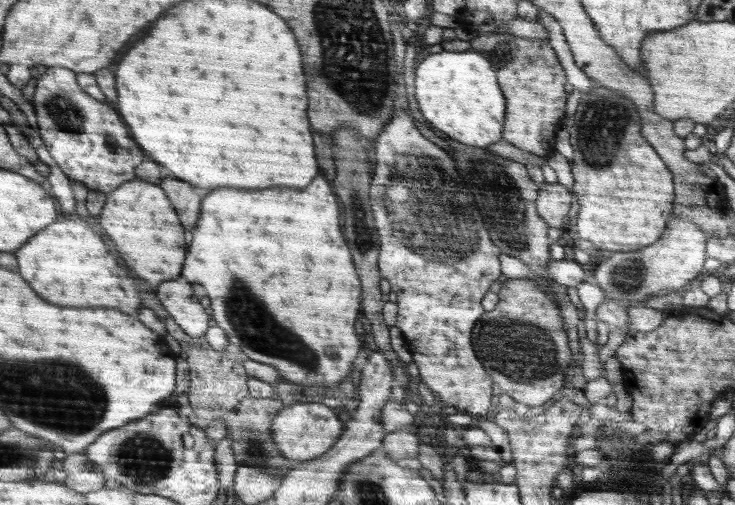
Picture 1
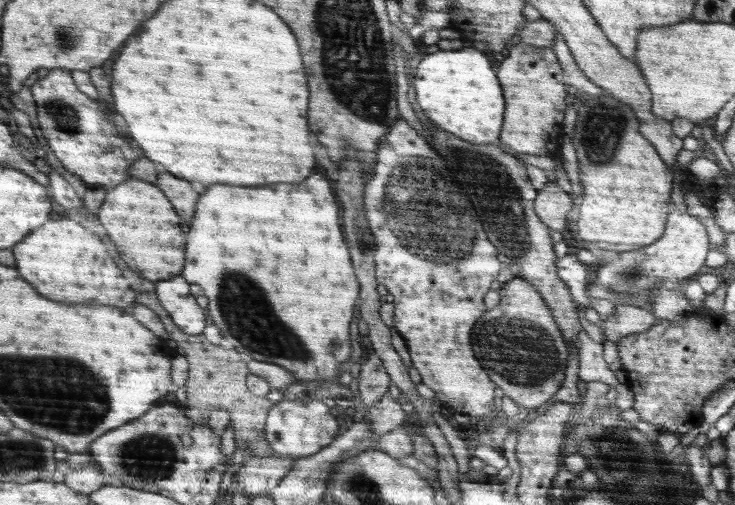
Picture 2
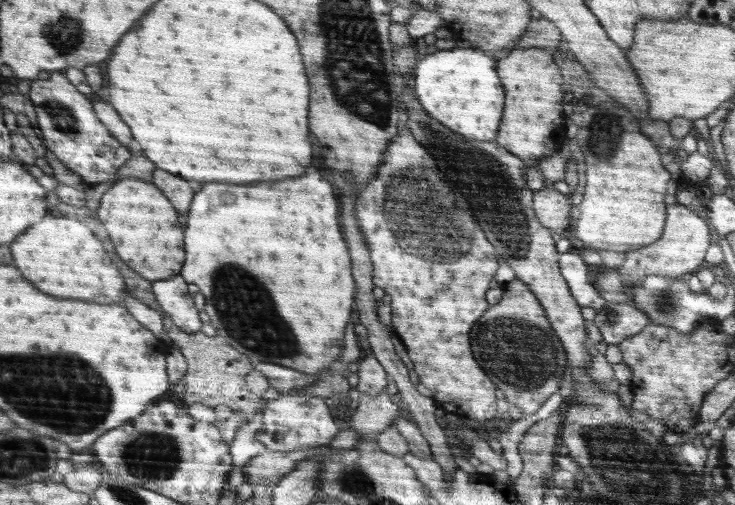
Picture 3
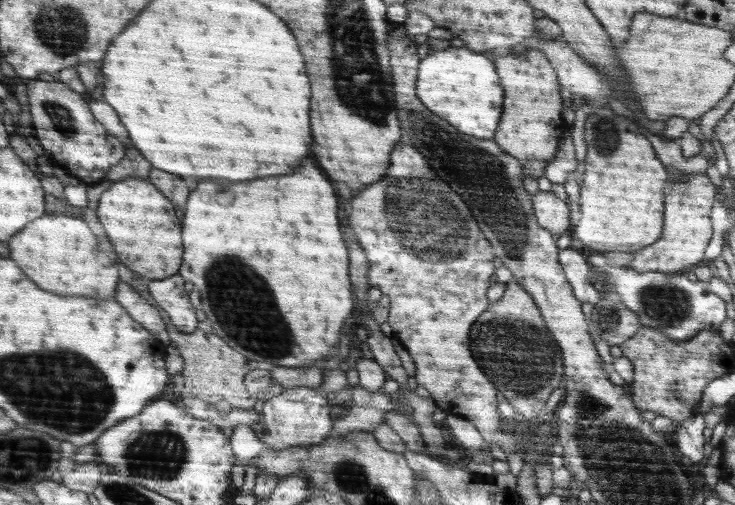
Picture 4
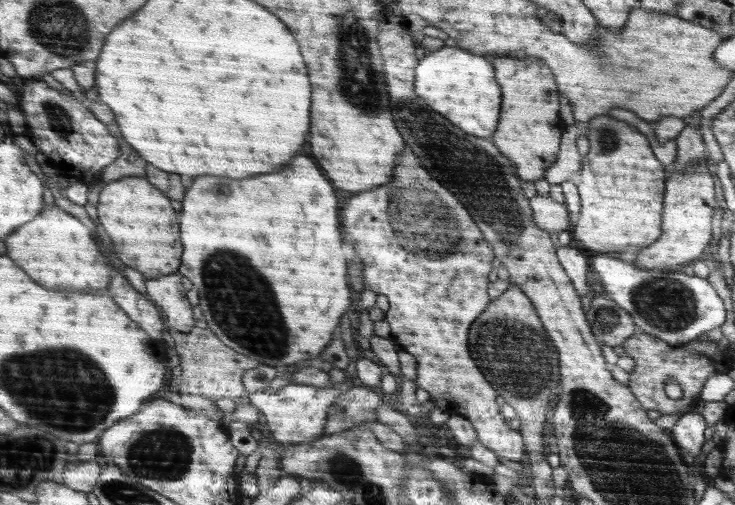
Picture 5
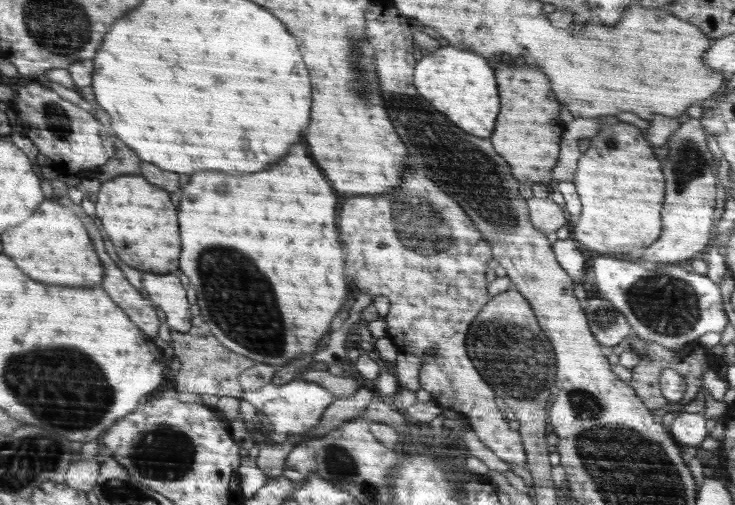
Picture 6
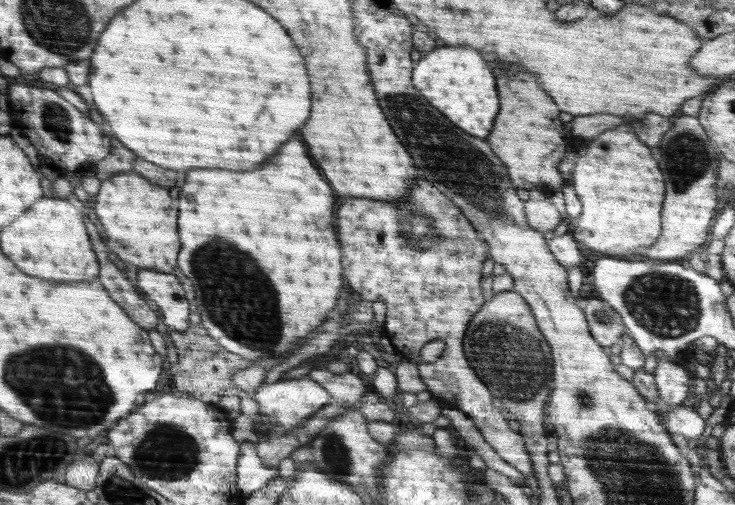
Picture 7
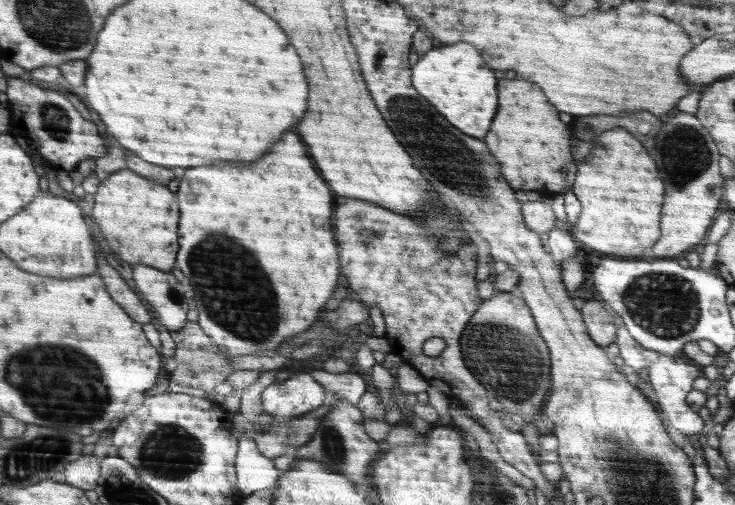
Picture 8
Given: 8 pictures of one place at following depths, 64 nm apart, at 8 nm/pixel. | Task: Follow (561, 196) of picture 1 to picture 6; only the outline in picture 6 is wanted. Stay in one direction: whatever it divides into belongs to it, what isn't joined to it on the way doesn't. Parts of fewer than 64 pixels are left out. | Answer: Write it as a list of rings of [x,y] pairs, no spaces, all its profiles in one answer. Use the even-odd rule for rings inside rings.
[[[530,198],[528,210],[531,213],[531,222],[539,231],[546,234],[560,232],[560,226],[566,224],[564,210],[560,212],[560,206],[547,198]]]

